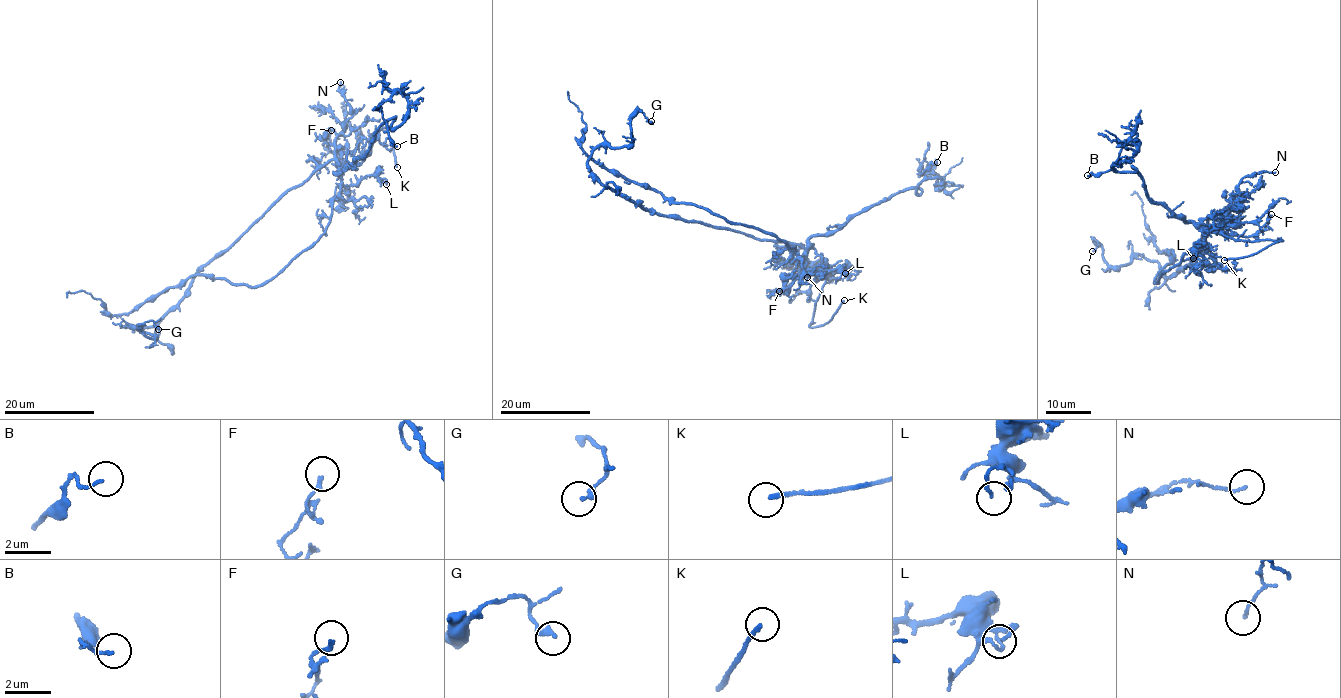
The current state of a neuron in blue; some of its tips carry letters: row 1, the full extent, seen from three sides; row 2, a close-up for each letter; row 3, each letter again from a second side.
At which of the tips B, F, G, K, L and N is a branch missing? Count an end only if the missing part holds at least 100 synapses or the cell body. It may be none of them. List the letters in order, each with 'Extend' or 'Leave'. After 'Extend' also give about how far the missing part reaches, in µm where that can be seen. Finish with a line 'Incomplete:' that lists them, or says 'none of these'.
B: Leave
F: Leave
G: Leave
K: Extend. Missing length about 40 µm
L: Leave
N: Leave
Incomplete: K

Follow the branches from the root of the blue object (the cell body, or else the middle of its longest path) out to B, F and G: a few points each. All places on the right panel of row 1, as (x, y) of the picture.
B: (1208, 218), (1186, 222), (1149, 197), (1134, 167), (1114, 169), (1134, 154), (1130, 140), (1108, 170), (1087, 175)
F: (1208, 218), (1202, 224), (1211, 230), (1247, 236), (1264, 230), (1271, 214)
G: (1208, 218), (1197, 256), (1166, 279), (1158, 262), (1137, 255), (1116, 267), (1106, 263), (1094, 239), (1092, 251)

